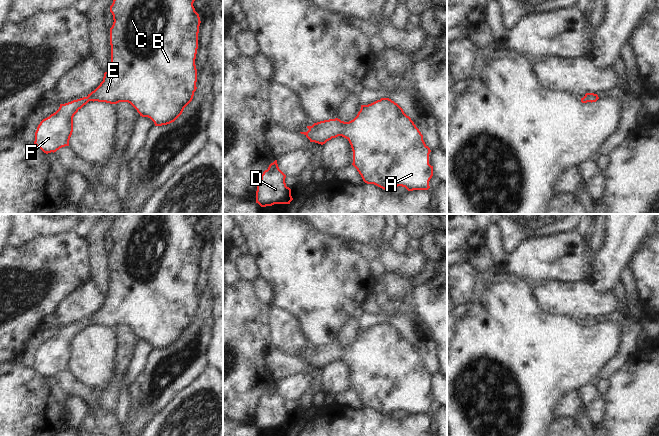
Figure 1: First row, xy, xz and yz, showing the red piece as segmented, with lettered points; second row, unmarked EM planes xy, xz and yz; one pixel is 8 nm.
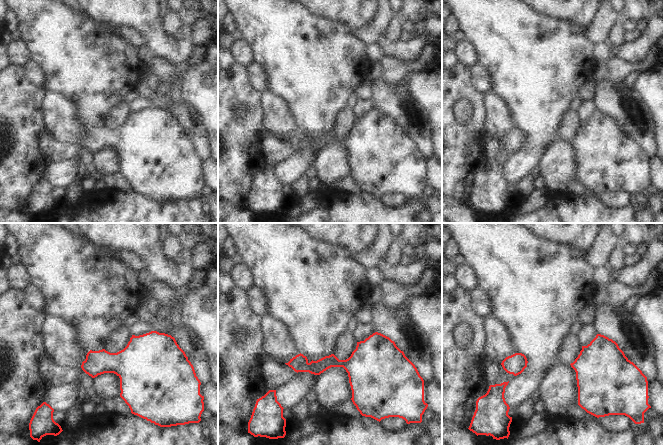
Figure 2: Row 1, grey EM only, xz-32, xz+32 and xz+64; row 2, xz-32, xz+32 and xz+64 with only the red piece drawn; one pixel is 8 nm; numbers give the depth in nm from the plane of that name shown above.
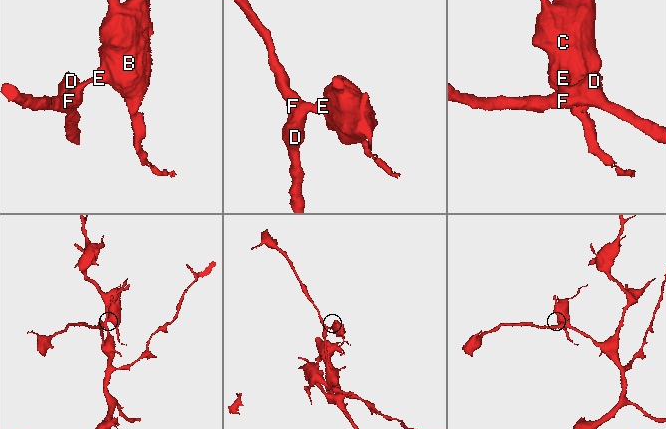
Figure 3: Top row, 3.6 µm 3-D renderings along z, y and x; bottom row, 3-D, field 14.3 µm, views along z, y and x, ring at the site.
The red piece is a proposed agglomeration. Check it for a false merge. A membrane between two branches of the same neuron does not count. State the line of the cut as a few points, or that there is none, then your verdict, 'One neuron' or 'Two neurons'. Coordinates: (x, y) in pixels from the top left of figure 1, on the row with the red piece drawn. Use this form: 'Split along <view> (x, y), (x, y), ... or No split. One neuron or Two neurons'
No split. One neuron

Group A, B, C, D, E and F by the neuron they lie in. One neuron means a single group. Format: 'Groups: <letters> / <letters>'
Groups: A B C D E F

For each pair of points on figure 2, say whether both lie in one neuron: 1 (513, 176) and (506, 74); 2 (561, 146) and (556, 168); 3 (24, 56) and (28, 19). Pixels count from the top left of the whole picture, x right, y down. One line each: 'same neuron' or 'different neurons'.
1: same neuron
2: same neuron
3: different neurons

